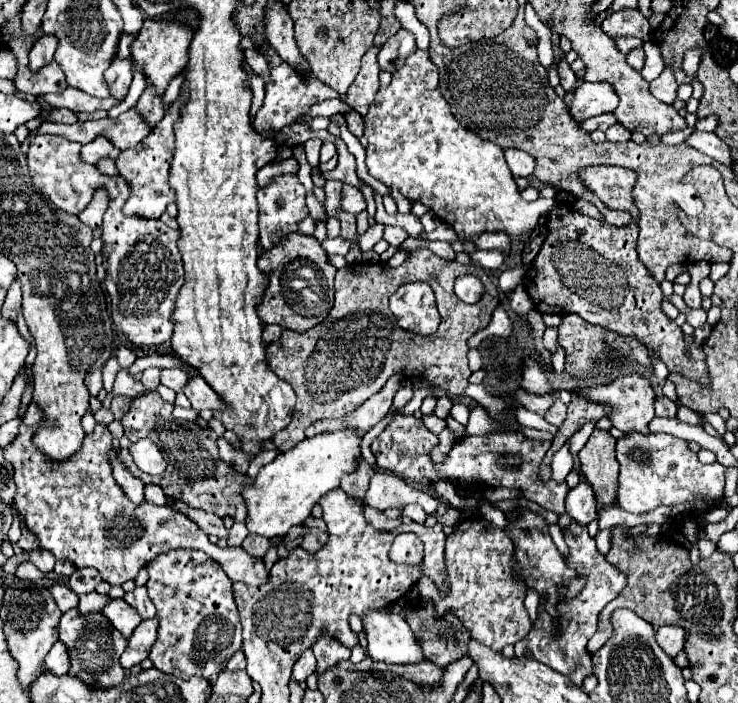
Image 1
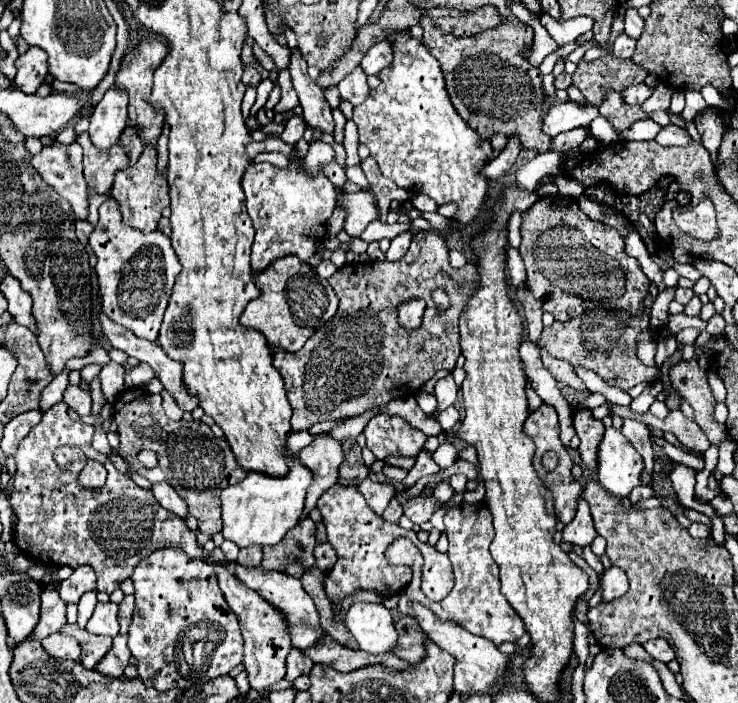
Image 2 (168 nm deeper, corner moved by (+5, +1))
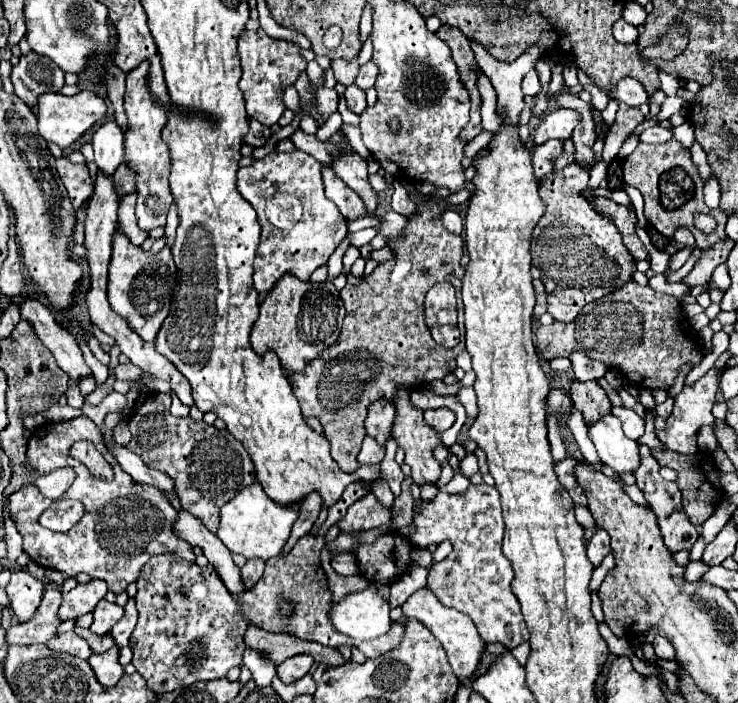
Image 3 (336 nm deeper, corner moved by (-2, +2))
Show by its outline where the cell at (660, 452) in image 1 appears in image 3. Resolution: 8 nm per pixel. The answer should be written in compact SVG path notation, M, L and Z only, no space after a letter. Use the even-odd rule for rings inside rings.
M613 414L603 416L603 420L589 426L589 438L595 444L601 462L613 468L617 476L635 472L639 468L639 446L635 440L623 434L621 422Z

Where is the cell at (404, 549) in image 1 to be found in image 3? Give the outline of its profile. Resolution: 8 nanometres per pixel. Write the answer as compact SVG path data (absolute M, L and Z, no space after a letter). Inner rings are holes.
M487 484L469 486L465 494L439 492L433 502L417 502L419 510L413 514L417 534L411 538L411 544L425 548L427 544L439 544L445 538L453 544L453 550L445 560L431 564L427 588L433 588L443 606L467 614L485 642L501 642L509 650L527 642L529 632L519 602L511 592L513 568L501 552L503 516L497 488Z

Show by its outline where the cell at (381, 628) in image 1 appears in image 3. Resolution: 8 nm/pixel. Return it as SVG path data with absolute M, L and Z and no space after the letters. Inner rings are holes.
M373 588L349 594L337 604L331 602L329 616L341 634L363 642L383 636L391 626L389 604Z

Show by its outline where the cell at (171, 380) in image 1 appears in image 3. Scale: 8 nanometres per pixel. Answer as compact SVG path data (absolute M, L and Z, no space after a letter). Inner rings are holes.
M131 362L129 364L119 364L115 368L115 376L119 380L143 380L143 370L139 366L131 364Z

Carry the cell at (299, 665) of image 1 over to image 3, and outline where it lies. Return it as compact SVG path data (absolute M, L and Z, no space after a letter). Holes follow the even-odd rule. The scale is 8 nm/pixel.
M299 654L299 656L293 656L293 658L287 658L285 662L281 662L277 666L277 676L285 682L285 684L291 684L299 678L303 678L313 666L313 660L311 656L307 654Z

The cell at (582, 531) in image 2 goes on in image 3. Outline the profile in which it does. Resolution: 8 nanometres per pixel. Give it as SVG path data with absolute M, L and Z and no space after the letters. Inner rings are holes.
M595 526L595 532L593 532L593 536L591 536L589 544L587 544L587 556L589 556L589 560L595 566L599 566L603 556L609 554L609 552L611 552L611 546L609 546L607 532L601 526Z

